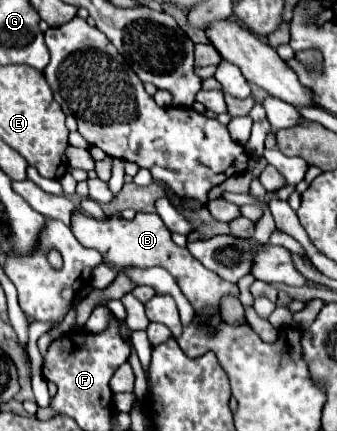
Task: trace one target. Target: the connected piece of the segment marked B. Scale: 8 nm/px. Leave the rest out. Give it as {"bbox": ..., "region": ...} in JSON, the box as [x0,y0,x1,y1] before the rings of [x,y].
{"bbox":[71,210,239,312],"region":[[[75,210],[71,216],[71,230],[83,246],[99,250],[99,254],[103,256],[103,264],[111,268],[117,268],[117,266],[125,266],[125,268],[133,266],[143,270],[153,266],[165,268],[177,280],[181,292],[187,296],[195,312],[205,312],[207,308],[217,310],[221,306],[221,298],[239,296],[237,284],[231,284],[219,278],[215,272],[207,270],[199,260],[195,260],[187,248],[177,246],[171,238],[171,232],[163,224],[163,220],[159,220],[157,214],[137,214],[133,220],[107,218],[101,222]]]}

